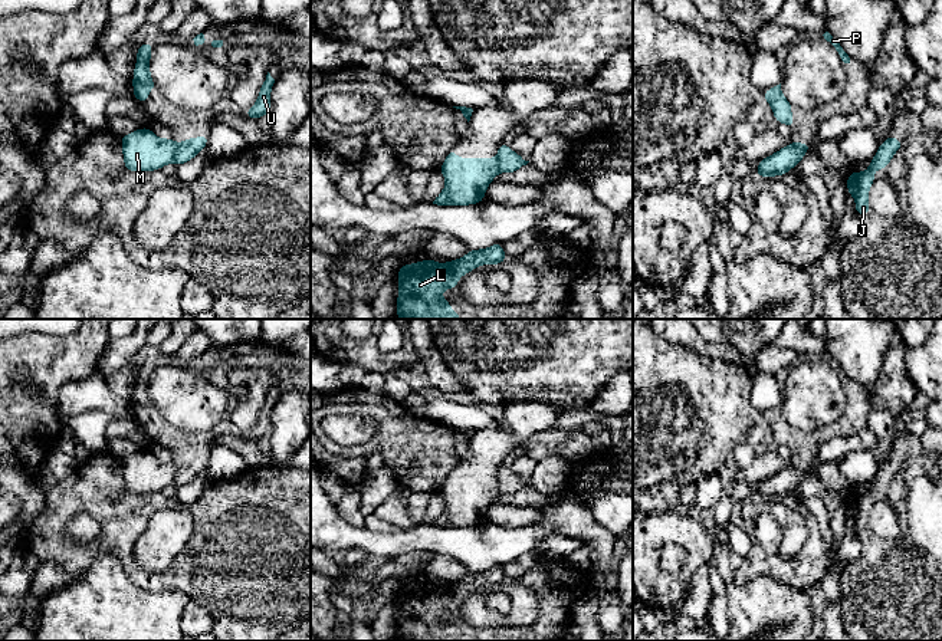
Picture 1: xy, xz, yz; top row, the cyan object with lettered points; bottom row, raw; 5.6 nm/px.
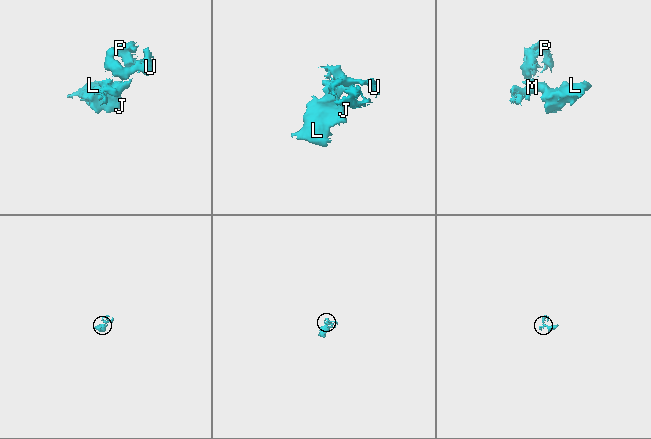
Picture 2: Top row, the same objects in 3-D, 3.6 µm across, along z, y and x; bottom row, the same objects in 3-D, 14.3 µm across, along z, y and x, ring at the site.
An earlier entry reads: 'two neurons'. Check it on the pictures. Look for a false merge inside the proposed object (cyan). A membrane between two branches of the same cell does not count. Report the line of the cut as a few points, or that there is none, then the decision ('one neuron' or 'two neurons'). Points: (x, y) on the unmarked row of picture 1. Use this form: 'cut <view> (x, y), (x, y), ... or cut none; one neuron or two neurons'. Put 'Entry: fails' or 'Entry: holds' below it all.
cut xy (176, 466), (171, 483); two neurons
Entry: holds

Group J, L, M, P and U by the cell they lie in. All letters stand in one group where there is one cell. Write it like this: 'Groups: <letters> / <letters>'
Groups: J L M / P U

